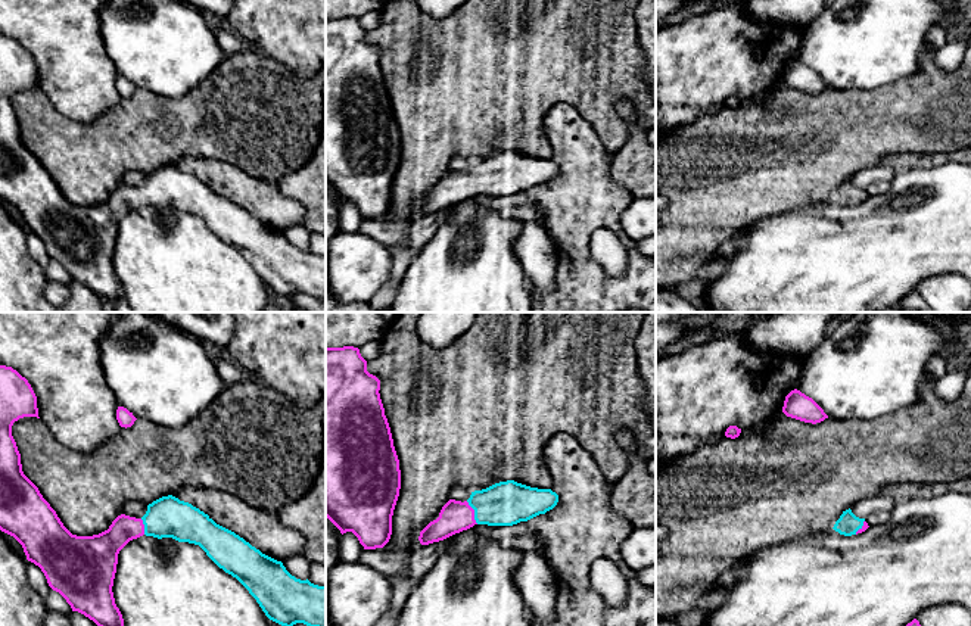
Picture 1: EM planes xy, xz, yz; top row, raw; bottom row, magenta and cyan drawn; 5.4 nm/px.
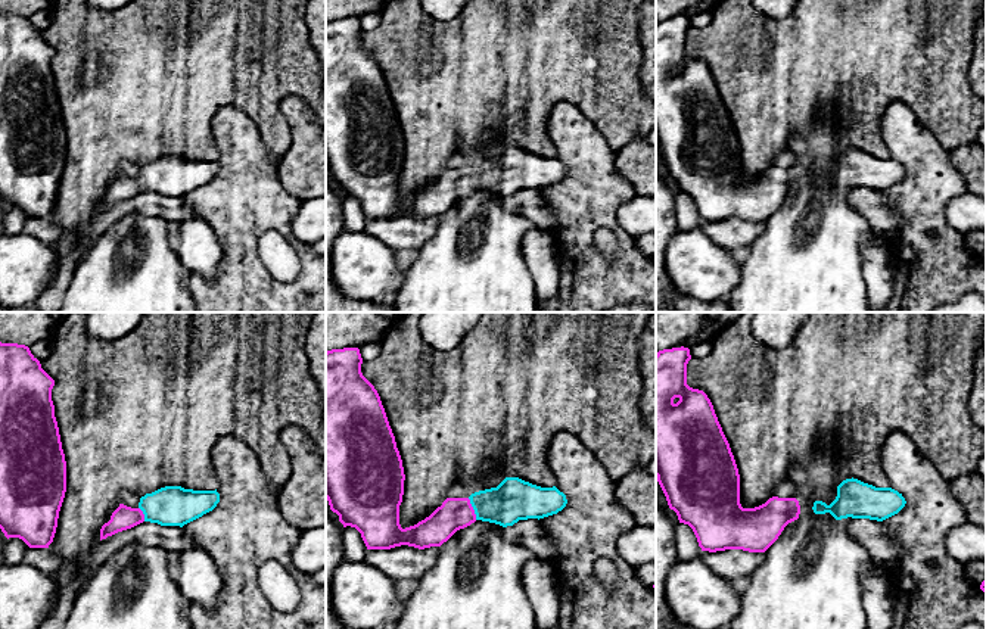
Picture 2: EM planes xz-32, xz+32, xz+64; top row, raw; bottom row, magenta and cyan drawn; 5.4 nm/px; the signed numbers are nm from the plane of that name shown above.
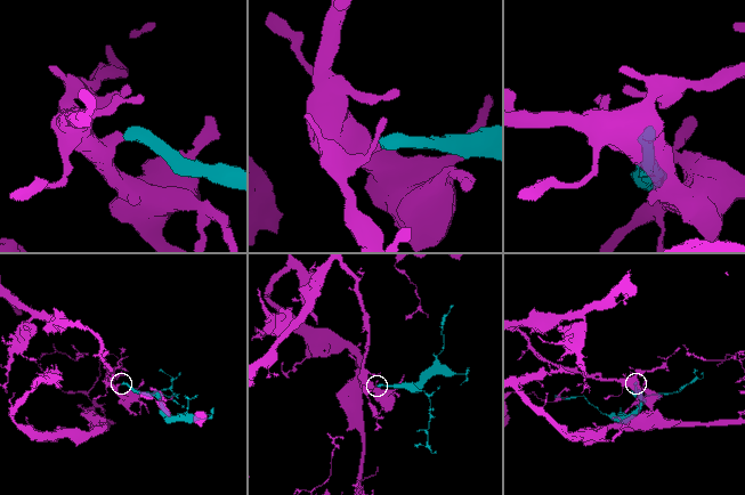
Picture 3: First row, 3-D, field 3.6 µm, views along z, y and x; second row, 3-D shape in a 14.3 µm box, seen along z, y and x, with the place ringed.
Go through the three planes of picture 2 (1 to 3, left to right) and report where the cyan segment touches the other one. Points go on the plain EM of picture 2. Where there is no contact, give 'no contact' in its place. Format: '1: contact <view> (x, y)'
1: contact xz-32 (143, 184)
2: contact xz+32 (472, 178)
3: no contact

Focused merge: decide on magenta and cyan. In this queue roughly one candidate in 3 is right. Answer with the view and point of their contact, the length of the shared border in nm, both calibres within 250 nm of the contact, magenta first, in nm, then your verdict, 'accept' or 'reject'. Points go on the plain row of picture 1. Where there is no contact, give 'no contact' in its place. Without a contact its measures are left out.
xz (473, 183) | 140 nm | 170/240 nm | accept

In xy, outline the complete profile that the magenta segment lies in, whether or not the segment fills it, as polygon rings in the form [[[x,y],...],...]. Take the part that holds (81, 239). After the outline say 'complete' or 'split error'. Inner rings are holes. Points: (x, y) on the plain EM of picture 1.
[[[0,35],[0,200],[22,215],[27,230],[41,239],[49,256],[66,270],[72,281],[93,290],[108,306],[124,298],[124,289],[112,262],[118,224],[130,211],[143,205],[199,215],[220,239],[249,261],[270,290],[286,298],[304,293],[309,298],[326,299],[326,256],[314,255],[308,249],[296,249],[281,231],[262,224],[234,202],[217,194],[199,178],[172,165],[149,174],[141,189],[121,184],[108,200],[99,205],[72,205],[22,141],[12,96],[24,87],[40,88],[37,66],[25,47],[12,37]]]; split error

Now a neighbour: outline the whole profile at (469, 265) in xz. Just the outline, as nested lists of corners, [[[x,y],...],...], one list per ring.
[[[472,199],[460,202],[433,237],[417,250],[401,280],[389,312],[532,312],[527,292],[529,277],[514,255],[514,240],[522,219],[502,218],[494,211],[479,211]]]

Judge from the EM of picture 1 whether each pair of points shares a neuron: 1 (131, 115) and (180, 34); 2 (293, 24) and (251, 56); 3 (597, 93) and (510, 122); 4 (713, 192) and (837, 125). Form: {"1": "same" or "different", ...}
{"1": "different", "2": "different", "3": "same", "4": "same"}

